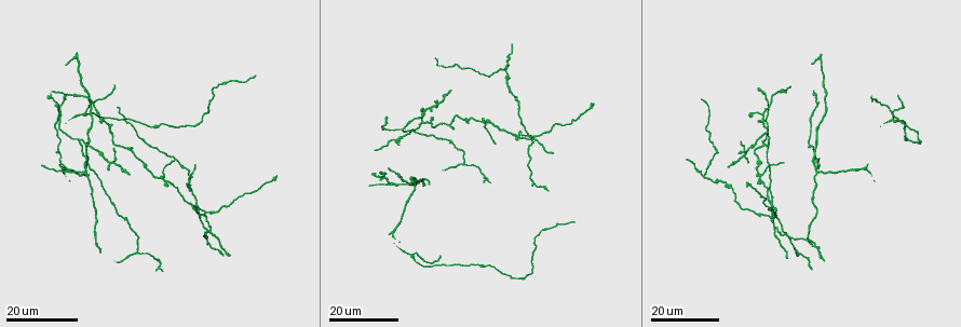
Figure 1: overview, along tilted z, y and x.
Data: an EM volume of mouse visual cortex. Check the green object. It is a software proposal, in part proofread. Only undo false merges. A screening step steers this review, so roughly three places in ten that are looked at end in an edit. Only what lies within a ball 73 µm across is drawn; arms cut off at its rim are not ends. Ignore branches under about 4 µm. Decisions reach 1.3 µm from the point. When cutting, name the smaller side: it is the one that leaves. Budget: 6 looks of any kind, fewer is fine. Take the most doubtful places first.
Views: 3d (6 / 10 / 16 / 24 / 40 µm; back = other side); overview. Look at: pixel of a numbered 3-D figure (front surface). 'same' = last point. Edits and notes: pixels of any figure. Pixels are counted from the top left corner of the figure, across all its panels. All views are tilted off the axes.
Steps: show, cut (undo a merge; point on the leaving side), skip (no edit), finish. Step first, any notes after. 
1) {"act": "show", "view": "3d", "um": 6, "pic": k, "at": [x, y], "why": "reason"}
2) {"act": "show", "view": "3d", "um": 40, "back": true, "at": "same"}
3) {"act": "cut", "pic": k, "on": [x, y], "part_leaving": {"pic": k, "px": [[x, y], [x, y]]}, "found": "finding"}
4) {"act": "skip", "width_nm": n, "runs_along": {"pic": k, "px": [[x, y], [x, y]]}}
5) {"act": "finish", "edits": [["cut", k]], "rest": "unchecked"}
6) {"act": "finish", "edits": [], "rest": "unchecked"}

{"act": "show", "view": "3d", "um": 16, "pic": 1, "at": [395, 184], "why": "branch point"}

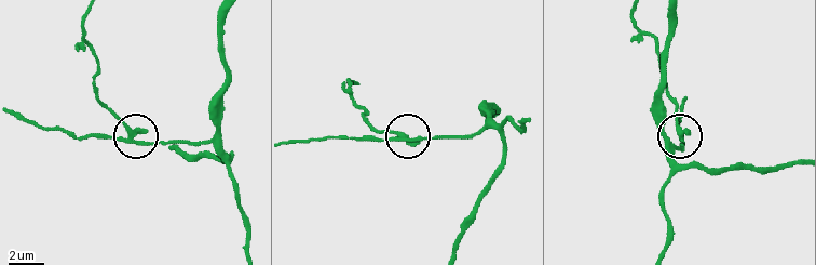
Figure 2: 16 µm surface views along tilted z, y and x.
{"act": "show", "view": "3d", "um": 10, "pic": 2, "at": [681, 138]}

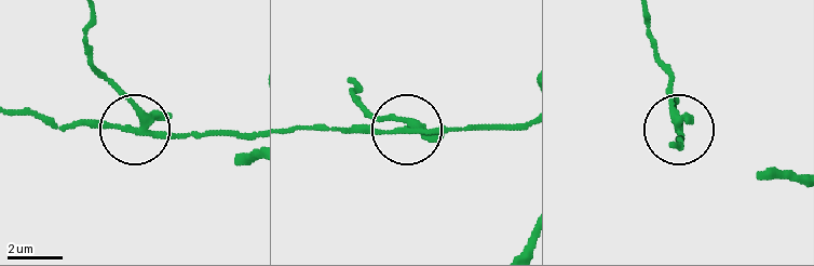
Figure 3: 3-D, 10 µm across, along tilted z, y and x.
{"act": "show", "view": "3d", "um": 6, "pic": 3, "at": [133, 130]}

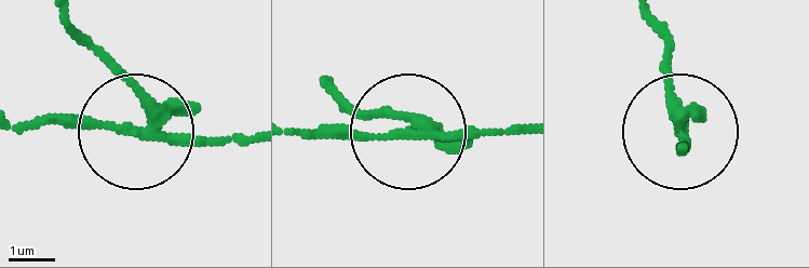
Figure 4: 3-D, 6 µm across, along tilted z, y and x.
{"act": "cut", "pic": 4, "on": [119, 71], "part_leaving": {"pic": 4, "px": [[156, 126], [144, 96], [68, 17]]}, "found": "two neurons meet here"}

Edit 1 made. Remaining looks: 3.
{"act": "show", "view": "3d", "um": 16, "pic": 1, "at": [506, 63], "why": "arms part here"}

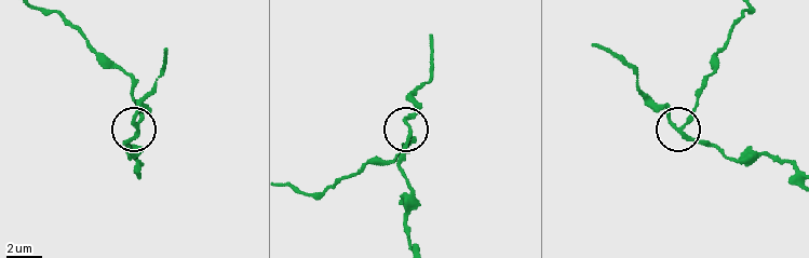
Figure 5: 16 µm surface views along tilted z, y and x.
{"act": "show", "view": "3d", "um": 10, "pic": 5, "at": [409, 128]}

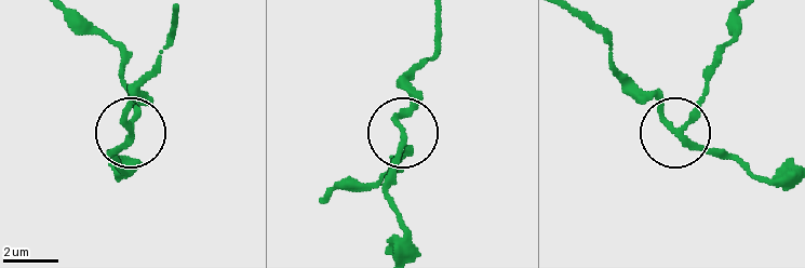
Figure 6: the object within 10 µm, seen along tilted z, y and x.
{"act": "cut", "pic": 6, "on": [403, 116], "arms": 3, "found": "two neurons meet here"}

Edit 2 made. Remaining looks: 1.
{"act": "finish", "edits": [["cut", 4], ["cut", 6]], "rest": "unchecked"}

